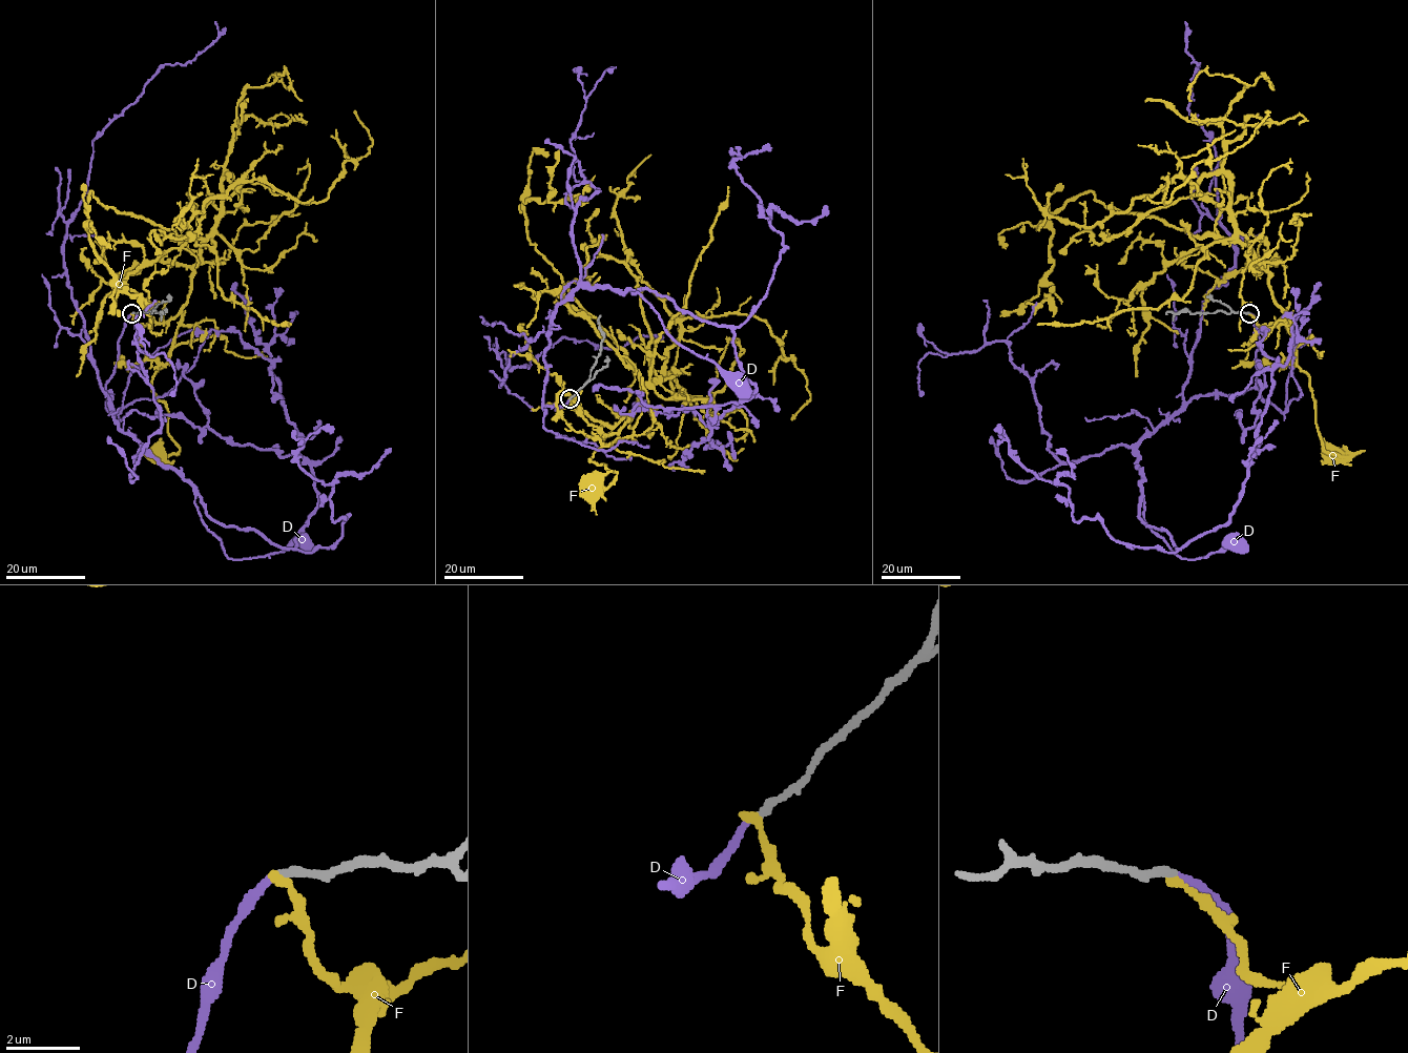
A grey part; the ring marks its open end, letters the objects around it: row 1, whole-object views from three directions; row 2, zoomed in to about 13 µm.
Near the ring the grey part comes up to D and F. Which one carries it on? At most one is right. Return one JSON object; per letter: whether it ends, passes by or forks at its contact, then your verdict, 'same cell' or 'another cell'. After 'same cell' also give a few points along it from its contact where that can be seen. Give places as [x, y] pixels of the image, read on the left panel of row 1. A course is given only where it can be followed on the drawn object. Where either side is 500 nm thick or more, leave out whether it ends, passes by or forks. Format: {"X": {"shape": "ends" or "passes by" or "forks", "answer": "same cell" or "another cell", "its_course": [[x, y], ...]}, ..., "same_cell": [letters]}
{"D": {"shape": "ends", "answer": "same cell", "its_course": [[131, 313], [106, 386], [114, 421], [191, 486], [203, 524], [229, 558], [256, 558], [301, 541]]}, "F": {"shape": "ends", "answer": "another cell"}, "same_cell": ["D"]}

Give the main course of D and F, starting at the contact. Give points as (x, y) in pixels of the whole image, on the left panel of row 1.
D: (131, 313), (106, 386), (114, 421), (191, 486), (203, 524), (229, 558), (256, 558), (301, 541)
F: (132, 313), (137, 324), (146, 325), (181, 313), (170, 358), (151, 380), (179, 450), (157, 452)

